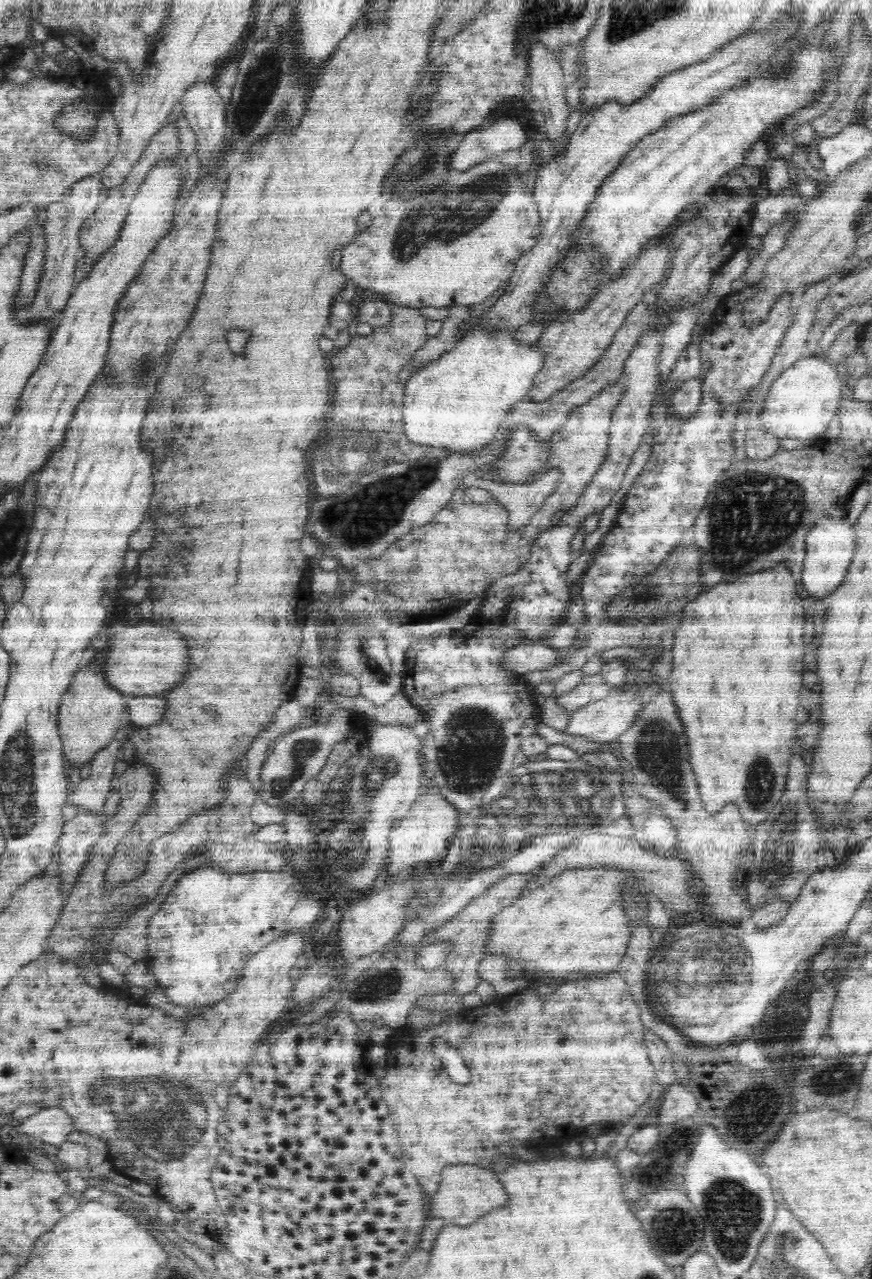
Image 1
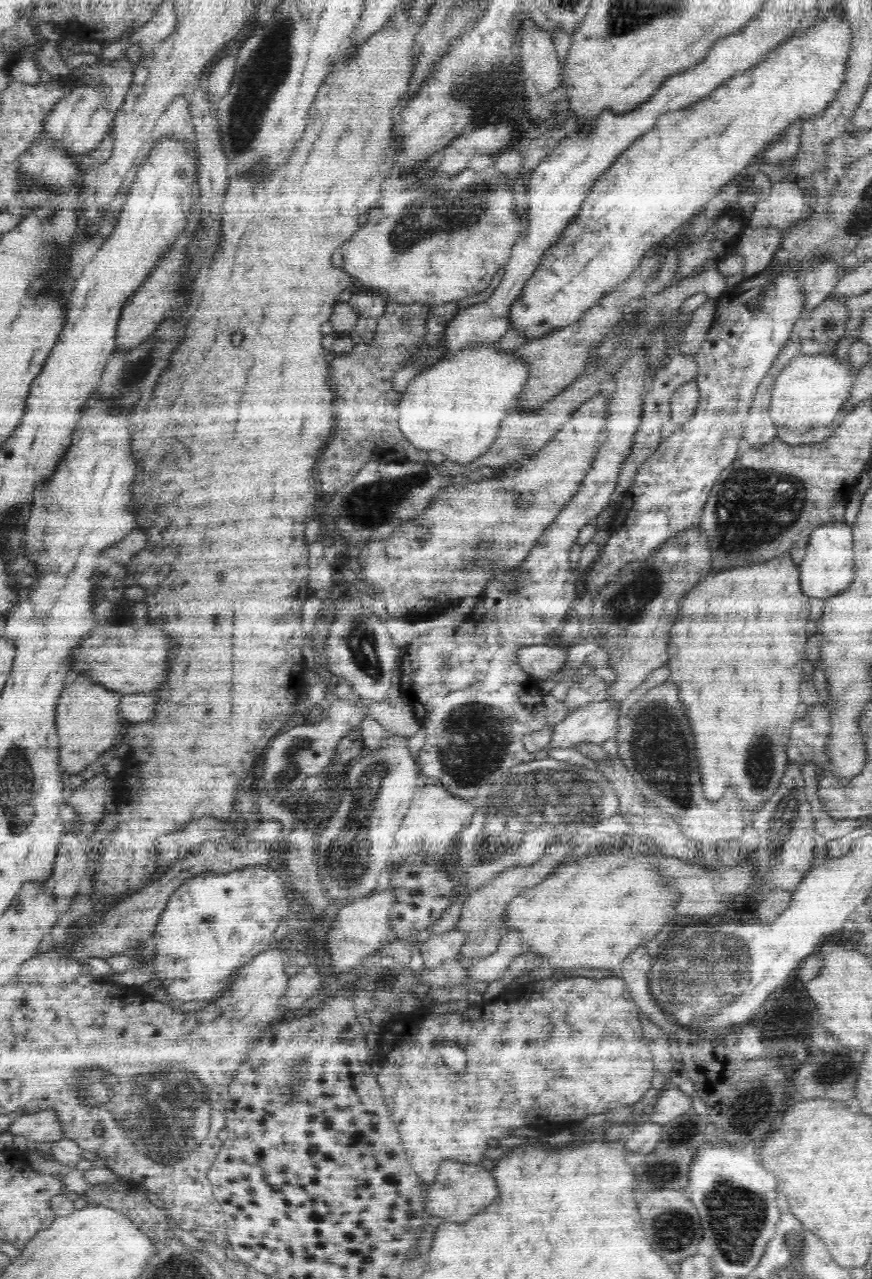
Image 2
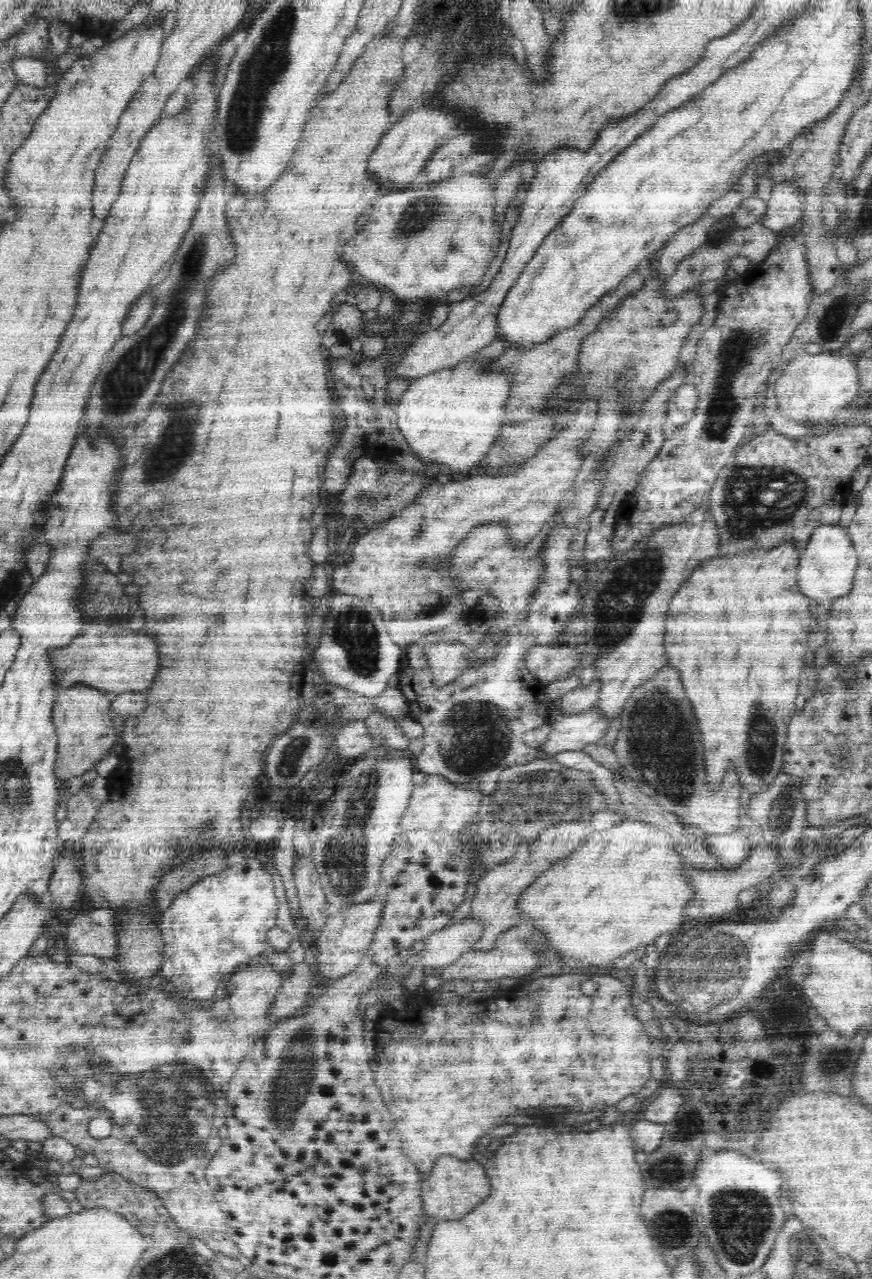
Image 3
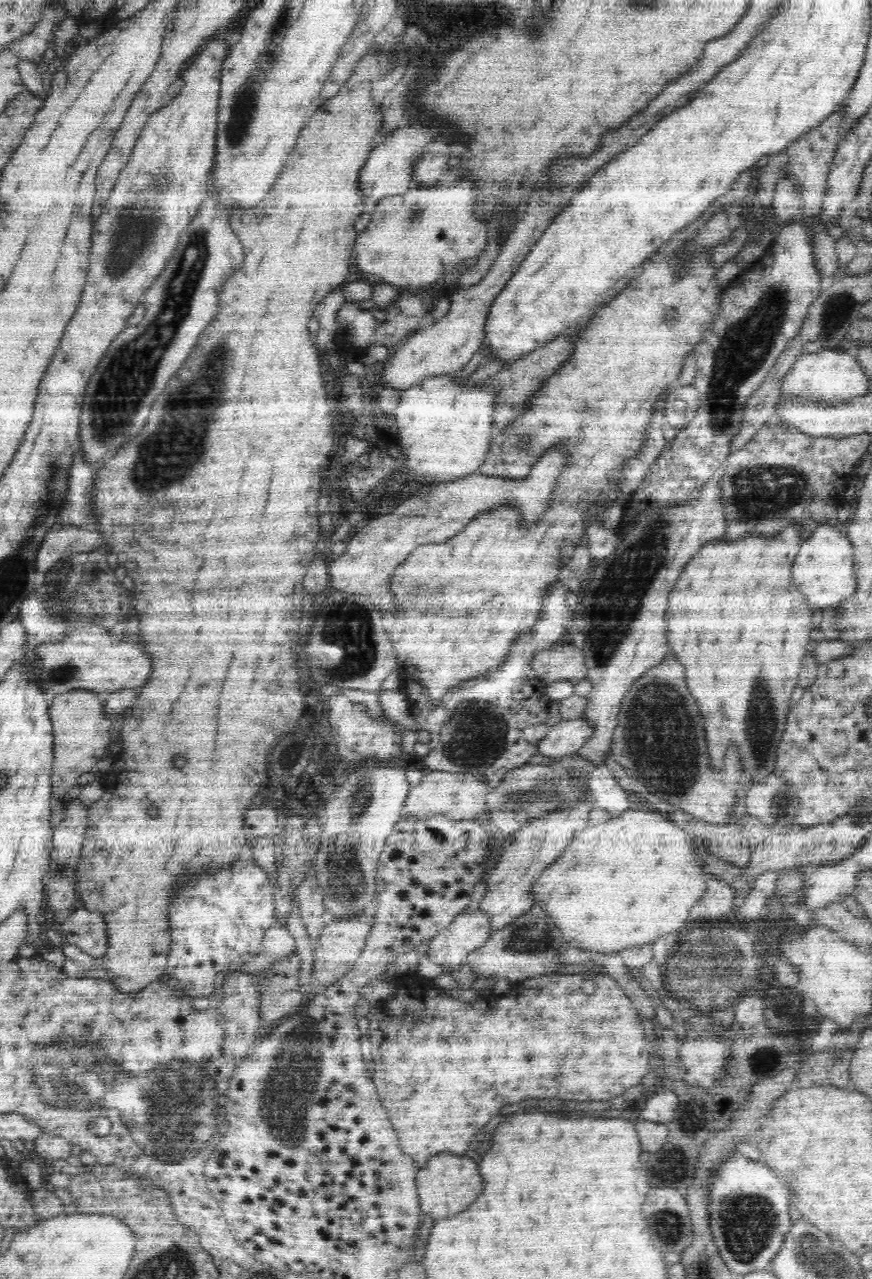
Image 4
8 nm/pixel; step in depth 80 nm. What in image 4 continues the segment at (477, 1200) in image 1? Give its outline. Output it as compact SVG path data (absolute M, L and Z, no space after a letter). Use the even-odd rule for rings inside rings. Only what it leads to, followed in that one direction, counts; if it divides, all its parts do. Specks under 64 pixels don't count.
M436 1154L429 1158L426 1166L416 1172L416 1186L420 1201L420 1210L433 1219L452 1218L452 1216L466 1210L478 1194L482 1194L484 1182L480 1178L478 1164L466 1156L454 1154Z

